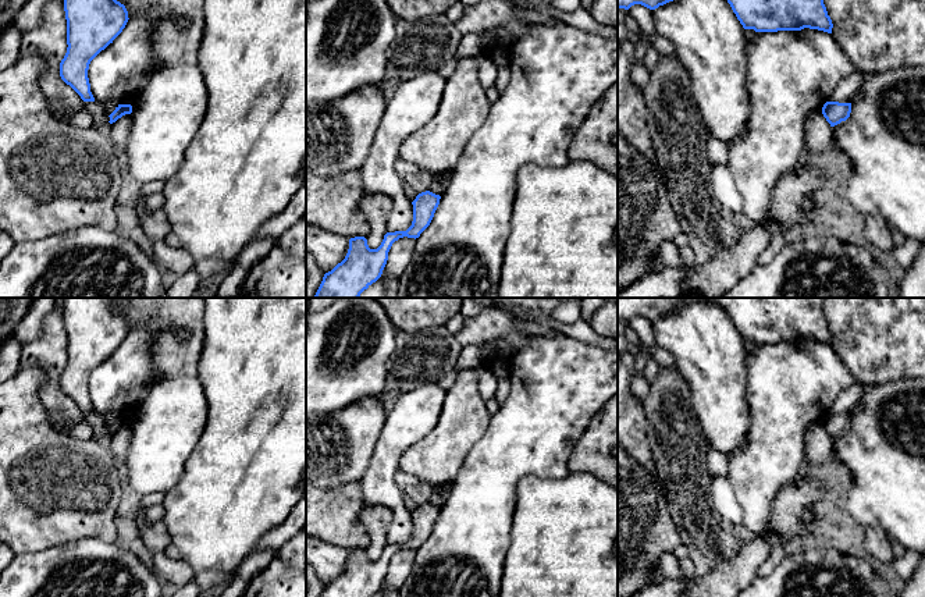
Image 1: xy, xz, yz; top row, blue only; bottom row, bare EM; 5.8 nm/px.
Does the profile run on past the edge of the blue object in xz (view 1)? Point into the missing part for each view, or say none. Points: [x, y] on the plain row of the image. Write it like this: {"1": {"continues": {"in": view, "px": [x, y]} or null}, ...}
{"1": {"continues": null}}

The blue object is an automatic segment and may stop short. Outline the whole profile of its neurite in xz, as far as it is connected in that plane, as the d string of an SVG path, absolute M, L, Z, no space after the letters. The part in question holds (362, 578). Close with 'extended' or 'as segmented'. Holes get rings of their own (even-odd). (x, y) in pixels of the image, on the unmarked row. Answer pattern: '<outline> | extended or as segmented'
M430 502L419 505L412 514L412 537L406 543L387 544L377 561L370 561L364 548L351 550L345 571L324 586L320 597L371 597L376 594L383 586L392 555L403 548L419 550L430 537L440 511L440 507Z | as segmented

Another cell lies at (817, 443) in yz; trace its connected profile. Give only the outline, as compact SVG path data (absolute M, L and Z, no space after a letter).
M822 423L807 430L804 437L804 461L812 472L818 468L825 468L832 452L832 438L823 429Z

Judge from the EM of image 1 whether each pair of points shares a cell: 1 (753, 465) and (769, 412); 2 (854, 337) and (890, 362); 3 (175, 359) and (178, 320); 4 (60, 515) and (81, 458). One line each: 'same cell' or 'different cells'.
1: same cell
2: same cell
3: same cell
4: same cell

